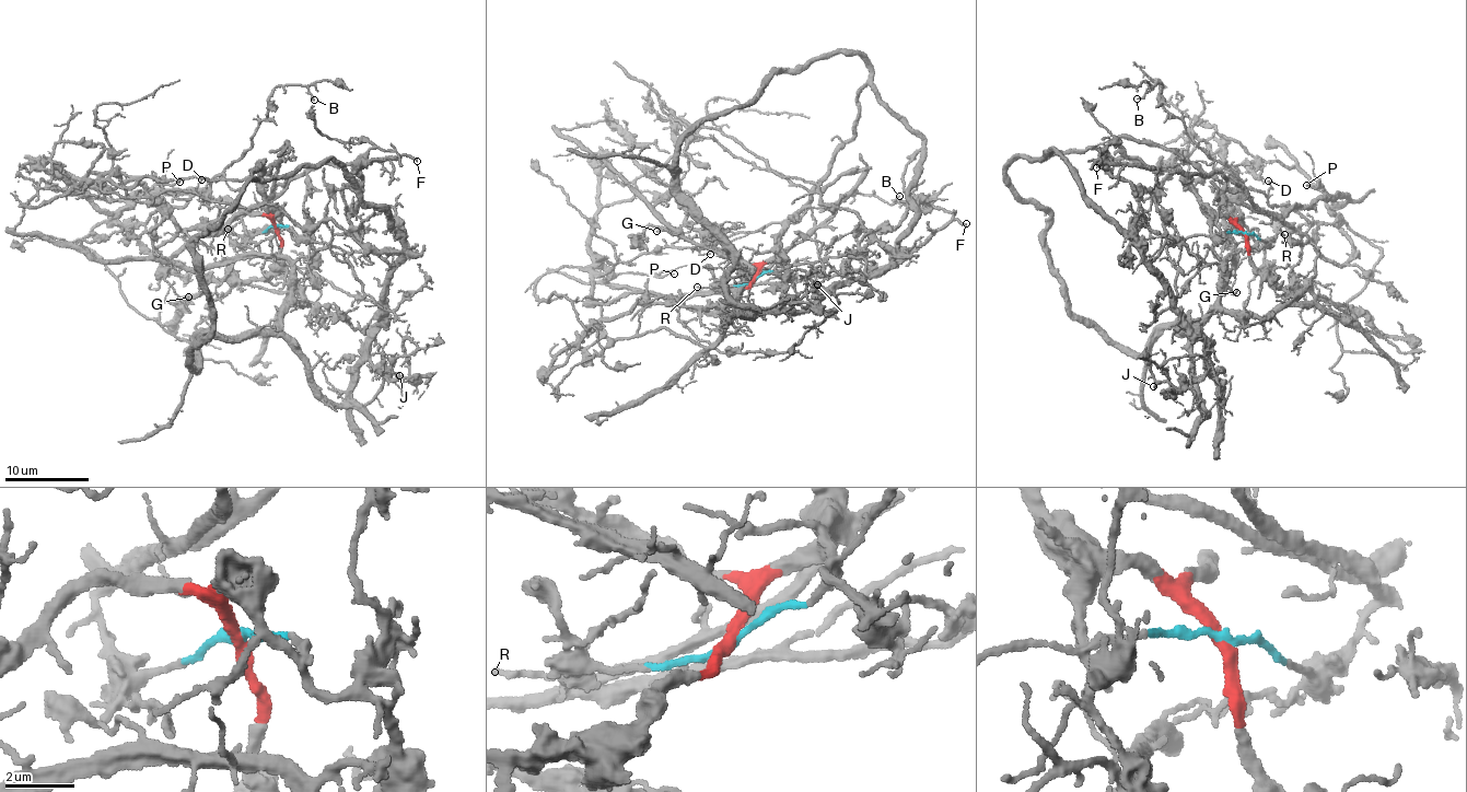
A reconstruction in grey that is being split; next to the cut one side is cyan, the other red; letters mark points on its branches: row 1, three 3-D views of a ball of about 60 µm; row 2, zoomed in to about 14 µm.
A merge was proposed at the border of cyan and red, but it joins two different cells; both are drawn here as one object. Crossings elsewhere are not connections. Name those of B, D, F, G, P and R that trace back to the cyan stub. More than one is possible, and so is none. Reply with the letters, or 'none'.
B, D, F, P, R

